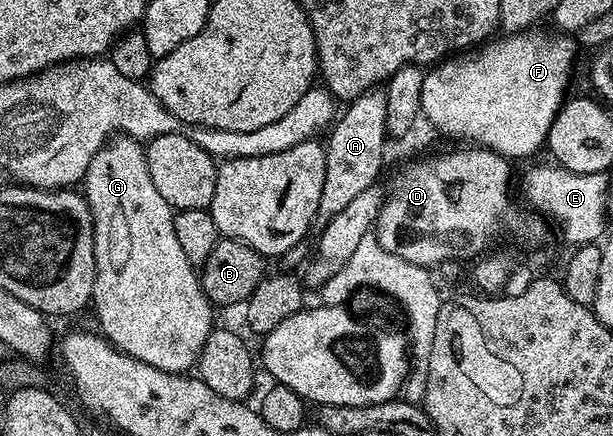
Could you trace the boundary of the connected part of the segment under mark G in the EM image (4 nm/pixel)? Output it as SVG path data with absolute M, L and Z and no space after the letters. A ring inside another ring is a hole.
M110 138L103 149L95 152L87 168L83 193L89 203L95 232L97 271L91 306L97 309L100 333L118 350L135 360L143 360L143 364L151 364L151 368L159 368L168 374L192 371L207 336L215 329L215 306L201 286L198 271L191 260L187 260L179 239L175 237L175 211L155 189L147 168L145 146L136 138Z

